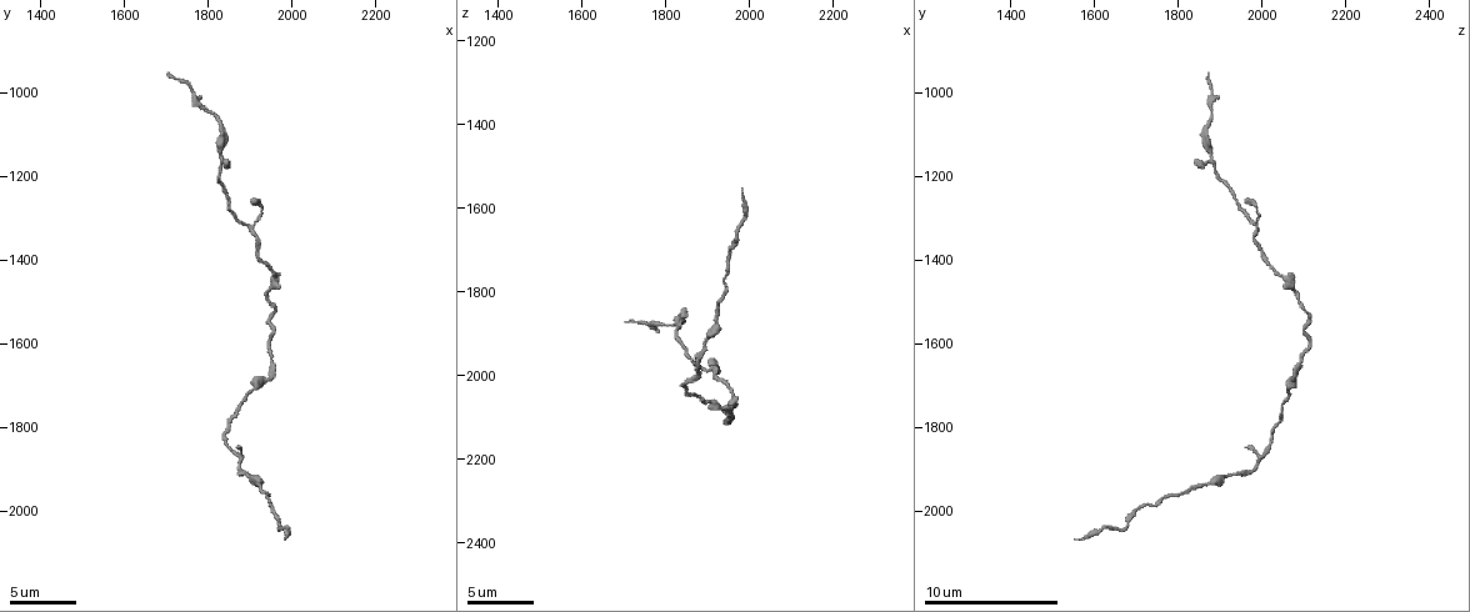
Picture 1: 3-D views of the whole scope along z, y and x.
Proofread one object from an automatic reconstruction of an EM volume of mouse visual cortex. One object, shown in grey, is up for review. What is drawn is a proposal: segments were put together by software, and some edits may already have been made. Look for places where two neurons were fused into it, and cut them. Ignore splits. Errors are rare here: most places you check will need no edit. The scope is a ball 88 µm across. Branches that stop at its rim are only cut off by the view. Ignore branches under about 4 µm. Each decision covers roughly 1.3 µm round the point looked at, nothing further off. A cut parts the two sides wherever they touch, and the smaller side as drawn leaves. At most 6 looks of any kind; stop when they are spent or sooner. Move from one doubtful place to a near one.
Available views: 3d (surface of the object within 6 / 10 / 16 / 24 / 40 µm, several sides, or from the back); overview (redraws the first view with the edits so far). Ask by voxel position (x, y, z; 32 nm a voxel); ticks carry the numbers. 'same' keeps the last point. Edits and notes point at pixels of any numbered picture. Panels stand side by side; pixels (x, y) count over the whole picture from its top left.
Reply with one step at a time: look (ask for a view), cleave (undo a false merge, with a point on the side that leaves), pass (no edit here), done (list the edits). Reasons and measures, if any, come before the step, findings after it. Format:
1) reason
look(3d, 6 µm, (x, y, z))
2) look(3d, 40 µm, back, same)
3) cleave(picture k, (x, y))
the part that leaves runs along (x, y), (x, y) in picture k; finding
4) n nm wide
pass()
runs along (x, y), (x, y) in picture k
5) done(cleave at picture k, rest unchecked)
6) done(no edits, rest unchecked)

thin neck
look(3d, 10 µm, (1895, 1920, 1930))

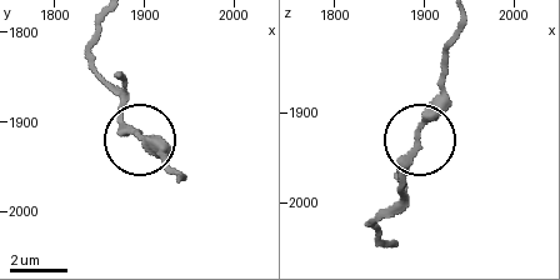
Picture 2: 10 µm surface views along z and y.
look(3d, 10 µm, back, (1895, 1915, 1930))

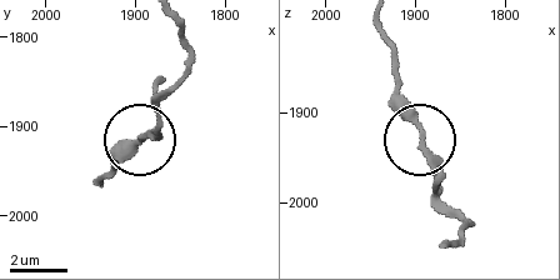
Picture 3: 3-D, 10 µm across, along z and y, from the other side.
pass()
one neuron here

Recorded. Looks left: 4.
three-way junction
look(3d, 16 µm, (1960, 1435, 2040))

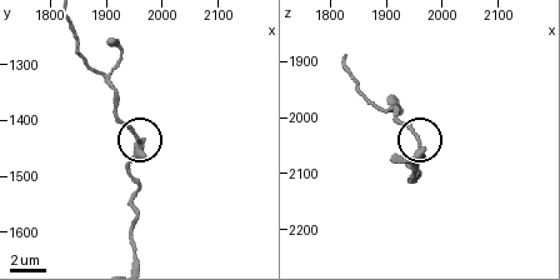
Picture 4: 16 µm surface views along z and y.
pass()
runs along (133, 245), (136, 184), (129, 166), (138, 139), (115, 109) in picture 4; all the same neuron

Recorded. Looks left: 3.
two arms in line, one across
look(3d, 10 µm, (1830, 1165, 1880))

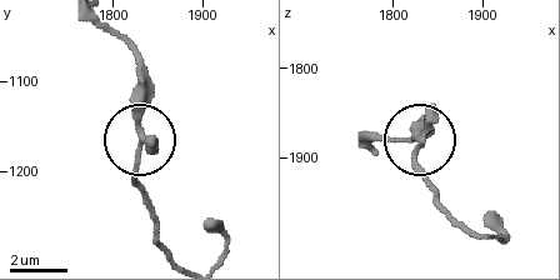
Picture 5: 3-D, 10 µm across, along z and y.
180 nm wide
pass()
all the same neuron

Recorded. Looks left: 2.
done(no edits, rest unchecked)

